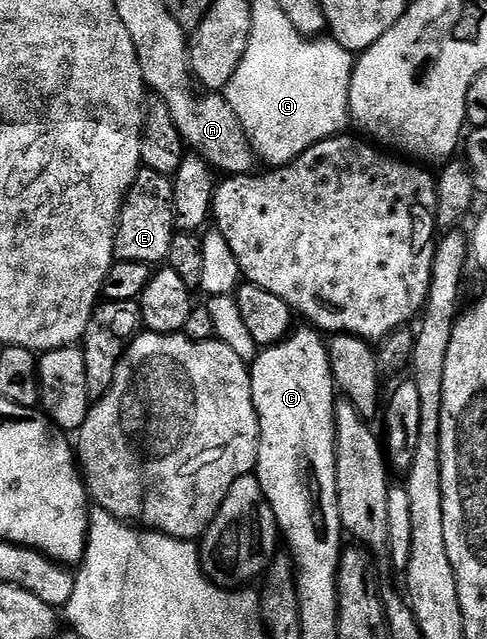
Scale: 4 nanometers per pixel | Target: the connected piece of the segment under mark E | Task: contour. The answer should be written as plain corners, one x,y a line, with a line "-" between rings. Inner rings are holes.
143,167
135,175
135,183
131,183
125,202
121,205
121,213
117,216
113,260
160,266
167,259
167,251
171,251
174,232
172,180
159,175
159,171

